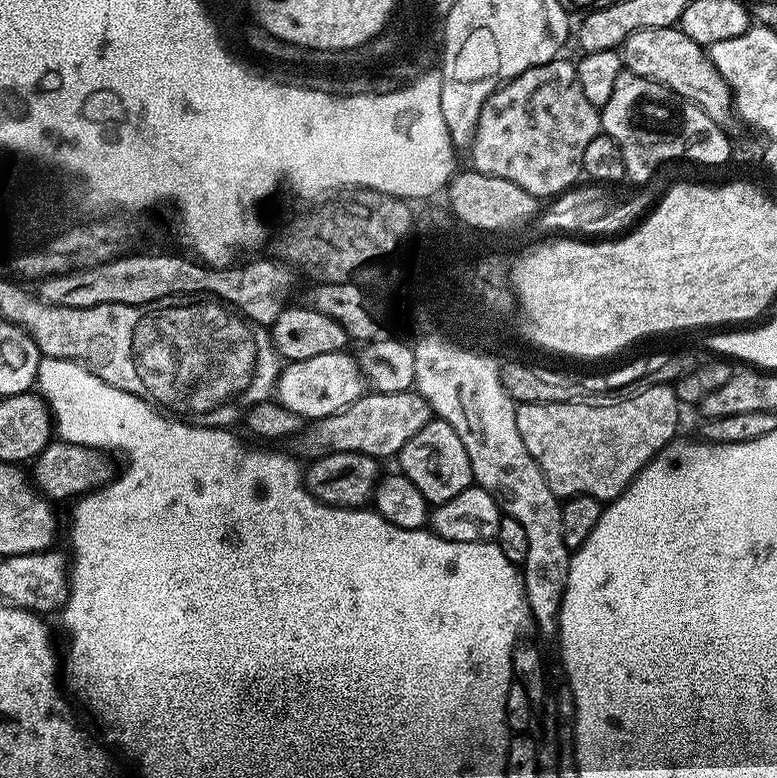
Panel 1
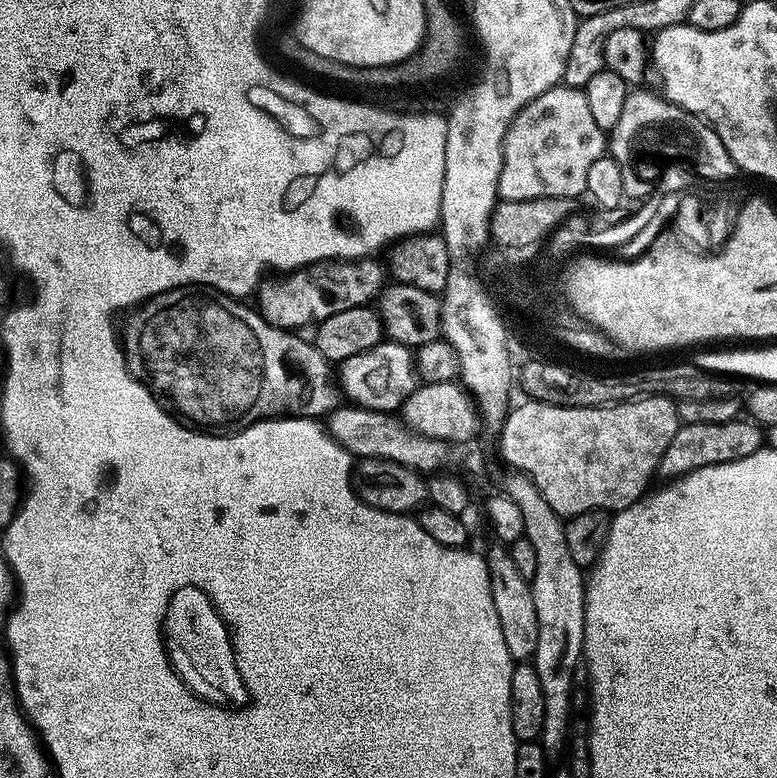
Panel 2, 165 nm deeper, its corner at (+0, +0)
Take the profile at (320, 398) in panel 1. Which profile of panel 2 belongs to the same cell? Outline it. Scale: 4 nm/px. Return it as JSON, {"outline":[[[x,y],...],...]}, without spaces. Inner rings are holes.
{"outline":[[[381,342],[362,354],[356,354],[354,358],[339,361],[338,364],[339,391],[343,399],[357,409],[368,409],[381,414],[399,413],[406,398],[410,398],[417,386],[416,357],[413,349],[404,344]]]}

